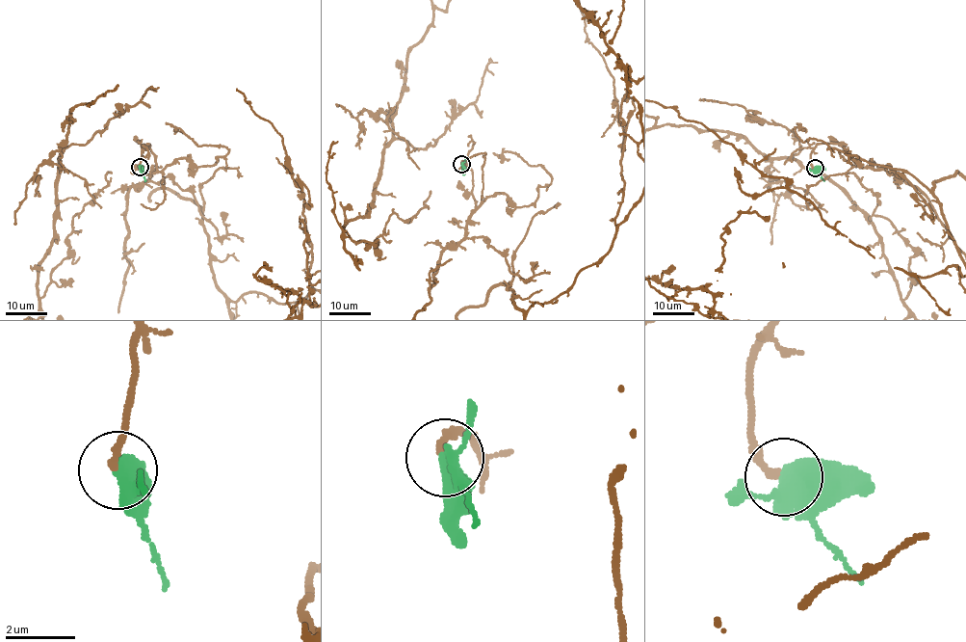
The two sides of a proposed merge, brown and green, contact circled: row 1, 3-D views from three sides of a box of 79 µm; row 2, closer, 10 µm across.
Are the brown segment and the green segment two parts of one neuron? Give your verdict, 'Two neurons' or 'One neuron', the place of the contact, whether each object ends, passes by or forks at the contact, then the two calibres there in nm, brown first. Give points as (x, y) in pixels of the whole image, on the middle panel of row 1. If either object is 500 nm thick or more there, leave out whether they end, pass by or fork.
One neuron. Place: (461, 164). At the ring brown ends. At the ring green passes by. Thickness 240 nm (brown) against 480 nm

